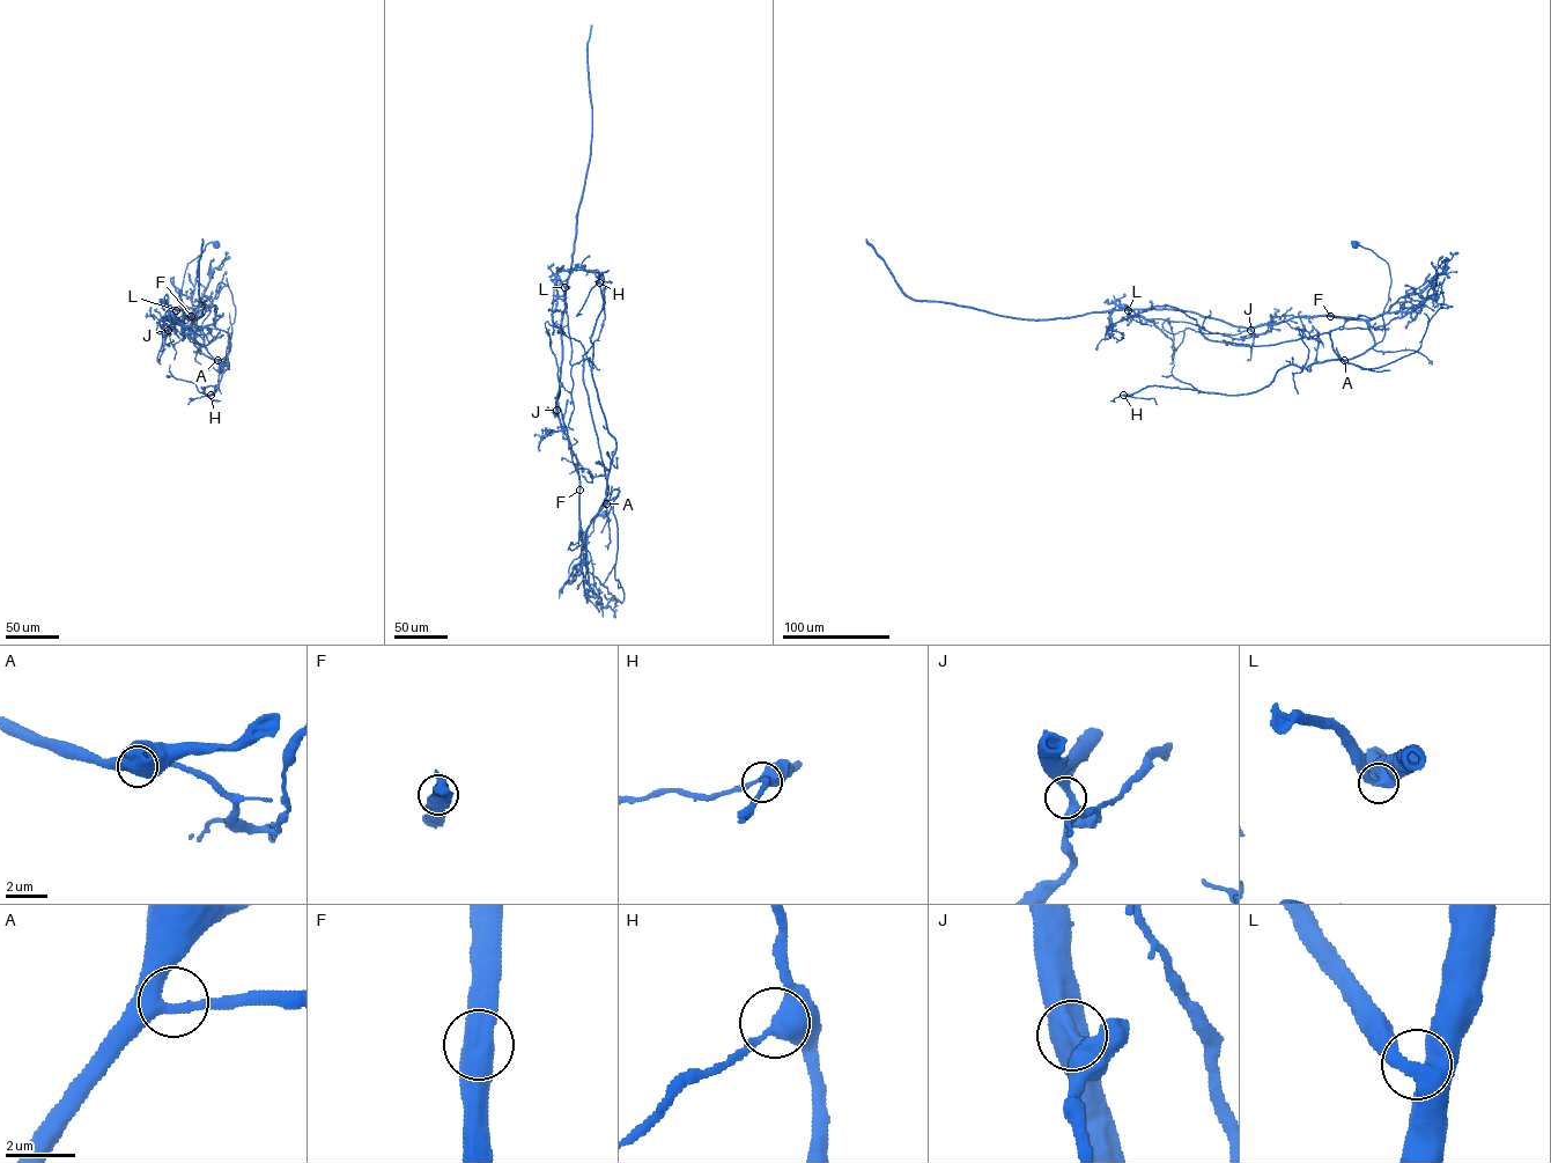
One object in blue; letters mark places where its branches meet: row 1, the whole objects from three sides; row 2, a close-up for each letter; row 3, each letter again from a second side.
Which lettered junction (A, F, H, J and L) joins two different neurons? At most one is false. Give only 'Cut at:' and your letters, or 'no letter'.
Cut at: F

